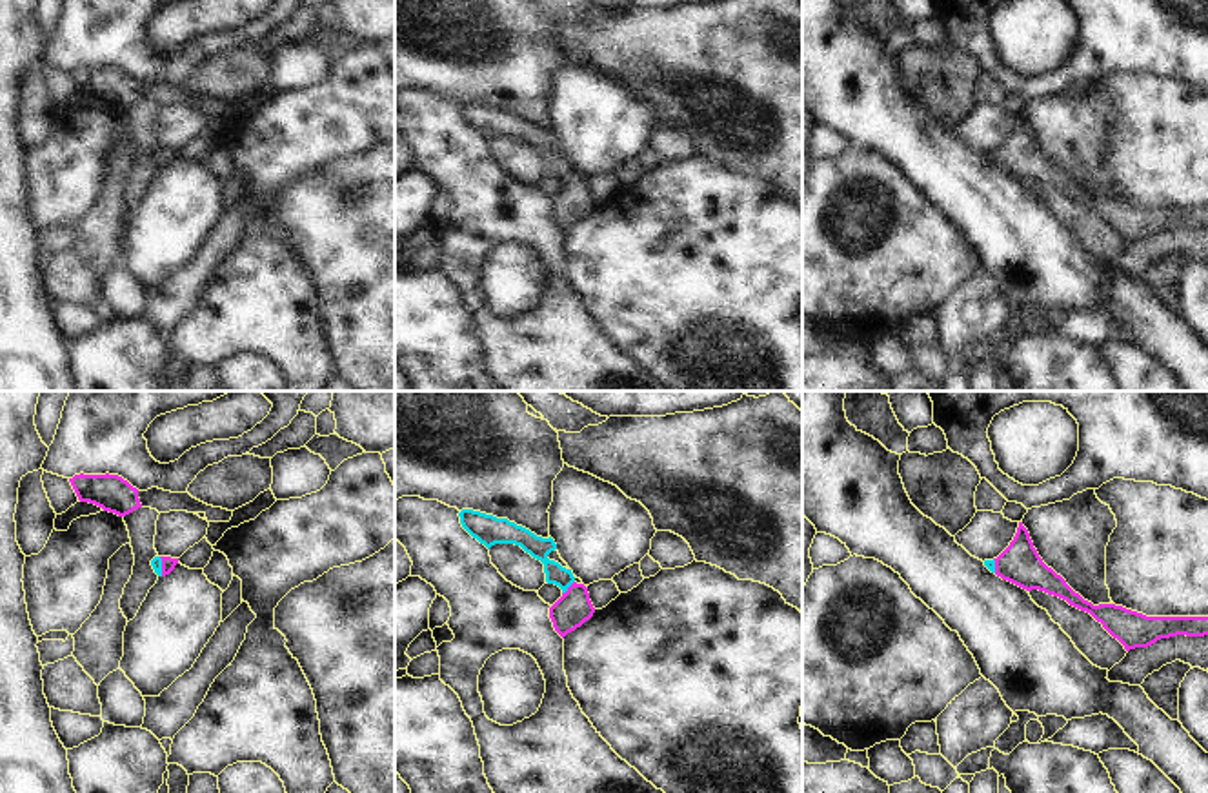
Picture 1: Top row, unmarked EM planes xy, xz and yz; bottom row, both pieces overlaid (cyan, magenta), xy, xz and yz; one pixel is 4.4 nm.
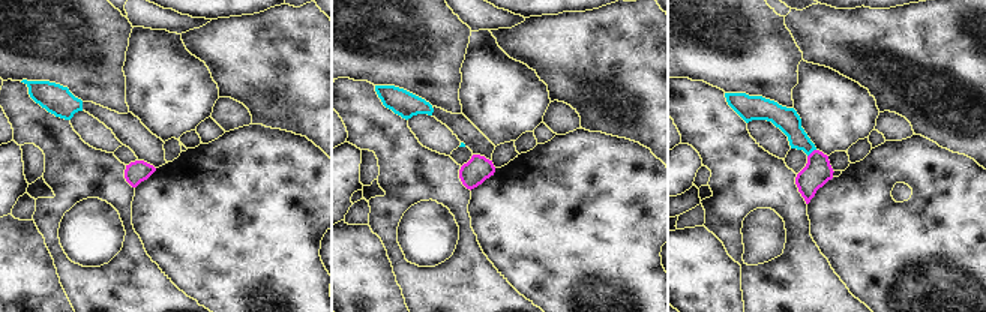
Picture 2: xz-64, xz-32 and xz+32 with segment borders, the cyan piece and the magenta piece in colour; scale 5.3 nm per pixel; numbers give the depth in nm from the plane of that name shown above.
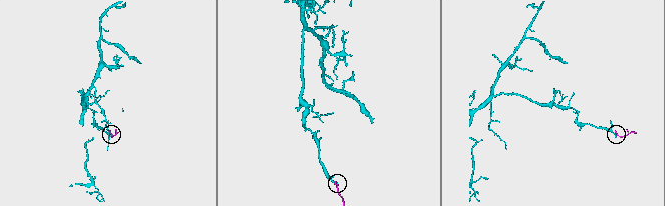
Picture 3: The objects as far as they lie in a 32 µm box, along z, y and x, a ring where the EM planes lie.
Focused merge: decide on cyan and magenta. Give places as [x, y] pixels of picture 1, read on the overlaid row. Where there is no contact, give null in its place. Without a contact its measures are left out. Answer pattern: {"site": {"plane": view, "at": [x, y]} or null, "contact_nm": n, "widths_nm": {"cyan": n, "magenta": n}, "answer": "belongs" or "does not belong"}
{"site": {"plane": "xz", "at": [568, 586]}, "contact_nm": 80, "widths_nm": {"cyan": 100, "magenta": 160}, "answer": "belongs"}

